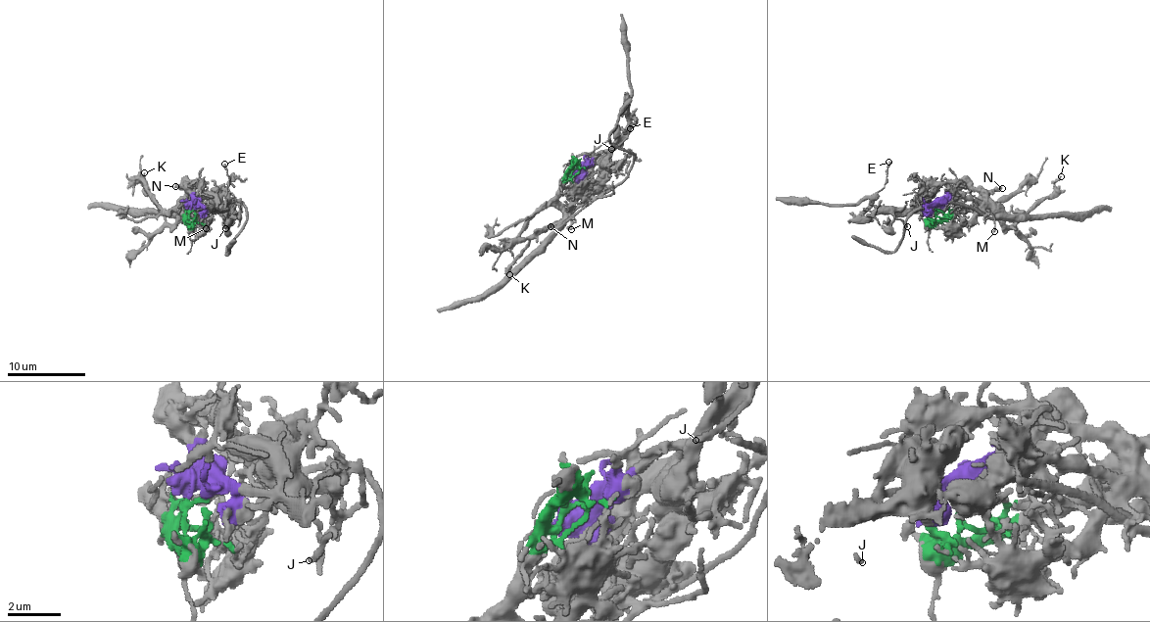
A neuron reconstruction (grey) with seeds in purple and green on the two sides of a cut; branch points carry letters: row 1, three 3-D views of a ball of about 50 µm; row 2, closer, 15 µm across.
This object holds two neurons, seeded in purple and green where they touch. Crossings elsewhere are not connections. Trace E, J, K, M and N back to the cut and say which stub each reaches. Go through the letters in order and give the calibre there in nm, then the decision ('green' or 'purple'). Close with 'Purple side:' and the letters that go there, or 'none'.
E: calibre 190 nm; purple
J: calibre 200 nm; purple
K: calibre 140 nm; green
M: calibre 150 nm; green
N: calibre 360 nm; green
Purple side: E, J

